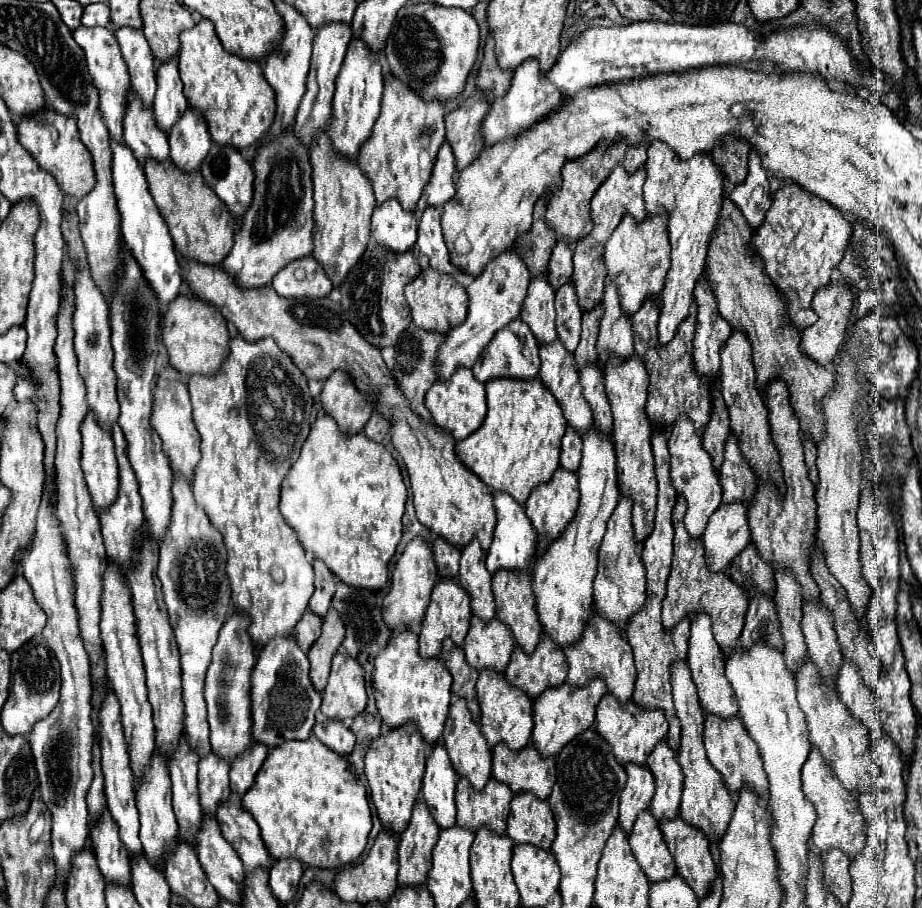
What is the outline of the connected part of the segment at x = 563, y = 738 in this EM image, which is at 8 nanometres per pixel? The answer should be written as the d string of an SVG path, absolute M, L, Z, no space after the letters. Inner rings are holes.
M589 681L589 685L585 685L585 689L571 689L569 683L561 683L557 687L545 689L533 703L535 727L533 727L531 739L537 747L537 751L543 757L559 755L563 745L567 745L577 733L589 729L595 723L595 707L605 693L607 693L605 681Z

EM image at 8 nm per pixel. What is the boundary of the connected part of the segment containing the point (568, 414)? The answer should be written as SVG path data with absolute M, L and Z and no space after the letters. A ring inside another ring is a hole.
M557 339L553 341L553 345L545 345L545 349L539 349L539 357L541 357L541 369L539 369L541 381L551 389L555 399L561 403L567 423L577 431L585 433L593 425L593 415L585 397L581 397L581 383L577 373L577 361L573 361L573 353L569 353L565 345L561 345L561 341Z

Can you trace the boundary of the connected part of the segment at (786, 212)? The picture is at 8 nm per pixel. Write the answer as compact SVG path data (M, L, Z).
M791 181L775 193L763 225L755 231L751 247L757 249L759 257L765 261L765 273L787 297L787 313L799 329L817 321L811 307L813 295L819 287L829 283L833 269L839 265L845 249L849 247L851 235L853 225L843 217L843 213L827 201L813 197L813 193L797 189Z

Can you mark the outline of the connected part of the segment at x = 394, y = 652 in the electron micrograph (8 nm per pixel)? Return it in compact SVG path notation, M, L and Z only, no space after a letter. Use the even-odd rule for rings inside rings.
M411 629L399 633L397 637L389 639L385 649L377 655L375 671L373 671L373 685L375 685L375 699L377 709L383 717L383 723L389 727L401 727L407 721L417 723L421 735L433 745L441 733L449 713L451 693L449 693L449 669L441 665L439 657L421 657L419 655L419 635Z

